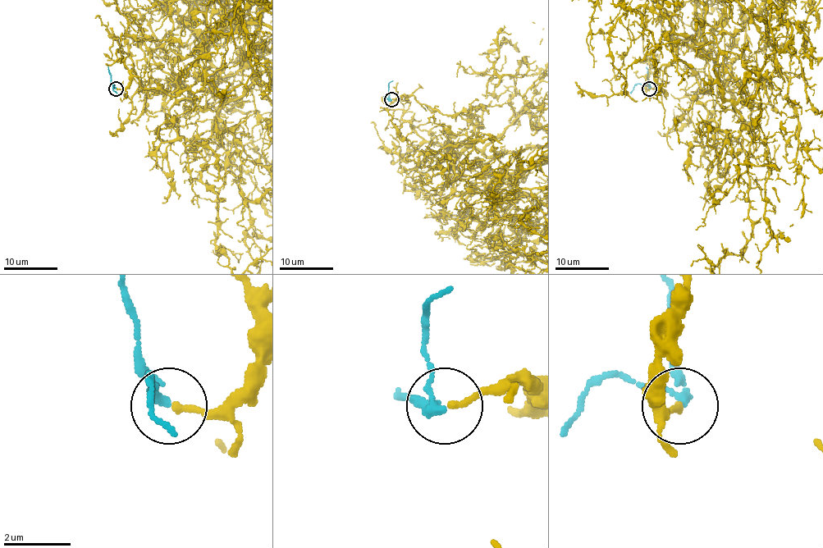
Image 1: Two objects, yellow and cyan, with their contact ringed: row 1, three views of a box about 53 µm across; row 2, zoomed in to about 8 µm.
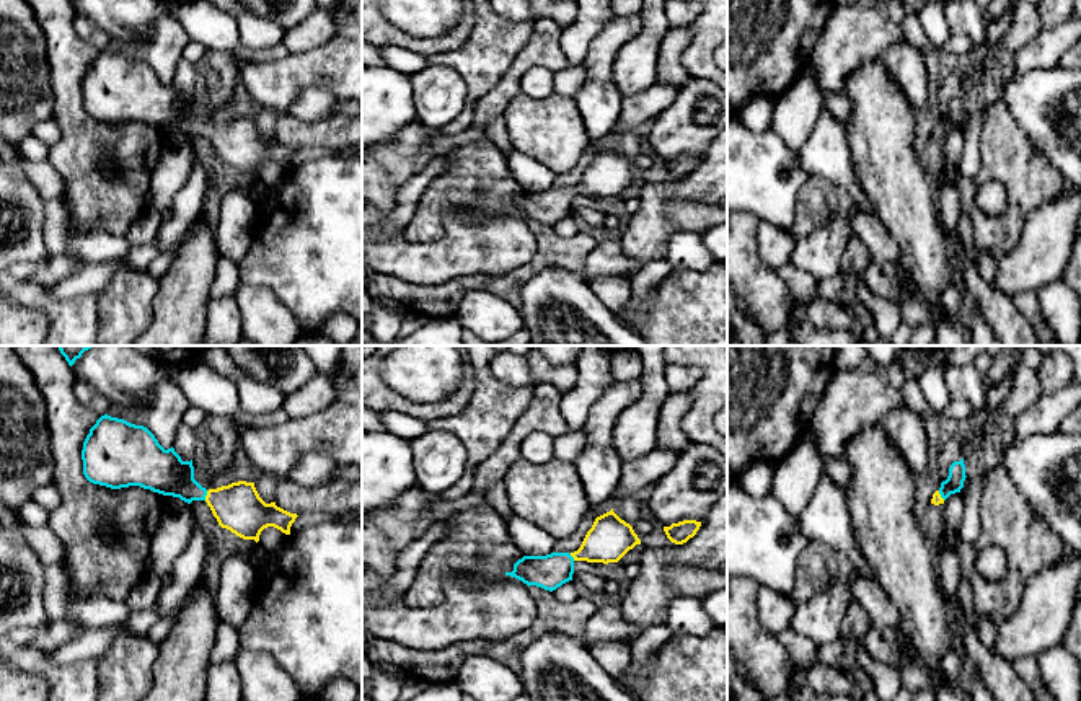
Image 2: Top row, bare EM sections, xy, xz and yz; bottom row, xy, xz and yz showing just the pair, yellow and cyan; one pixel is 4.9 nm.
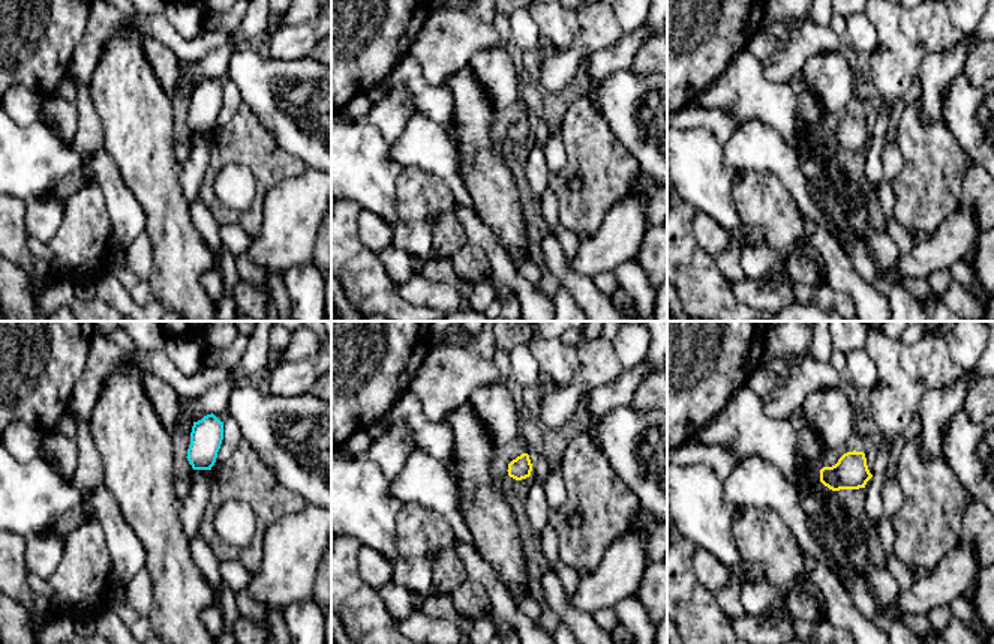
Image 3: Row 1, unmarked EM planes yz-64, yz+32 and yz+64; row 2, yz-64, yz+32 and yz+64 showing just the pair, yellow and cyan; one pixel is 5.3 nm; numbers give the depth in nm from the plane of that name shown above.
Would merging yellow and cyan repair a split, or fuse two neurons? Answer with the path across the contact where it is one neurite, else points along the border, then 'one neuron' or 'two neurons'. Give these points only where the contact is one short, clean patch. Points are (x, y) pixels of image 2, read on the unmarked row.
way xy (237, 142), (206, 131), (188, 124), (163, 106); one neuron

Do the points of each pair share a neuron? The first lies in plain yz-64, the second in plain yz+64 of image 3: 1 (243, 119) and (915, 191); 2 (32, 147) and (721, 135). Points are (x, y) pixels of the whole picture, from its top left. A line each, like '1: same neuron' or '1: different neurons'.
1: same neuron
2: different neurons

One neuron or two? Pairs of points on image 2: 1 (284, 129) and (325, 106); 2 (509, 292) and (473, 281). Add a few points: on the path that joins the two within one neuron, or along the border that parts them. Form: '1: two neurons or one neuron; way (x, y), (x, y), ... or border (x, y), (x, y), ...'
1: two neurons; border (289, 113), (310, 123), (320, 123), (336, 114)
2: one neuron; way (501, 284), (481, 281)

